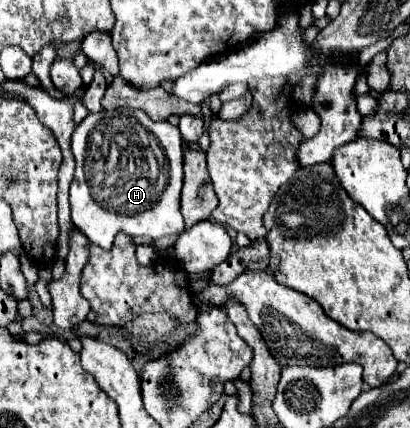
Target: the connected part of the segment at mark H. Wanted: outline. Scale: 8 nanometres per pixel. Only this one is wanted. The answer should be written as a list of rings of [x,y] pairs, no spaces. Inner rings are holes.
[[[101,110],[99,114],[89,114],[75,128],[71,152],[77,164],[71,182],[71,218],[75,228],[79,228],[91,244],[107,250],[119,230],[133,238],[161,238],[183,232],[183,216],[179,212],[183,138],[177,126],[167,120],[155,122],[143,110]],[[115,134],[125,134],[129,146],[121,152],[119,166],[107,172],[107,154],[103,154],[103,146],[109,146]]]

